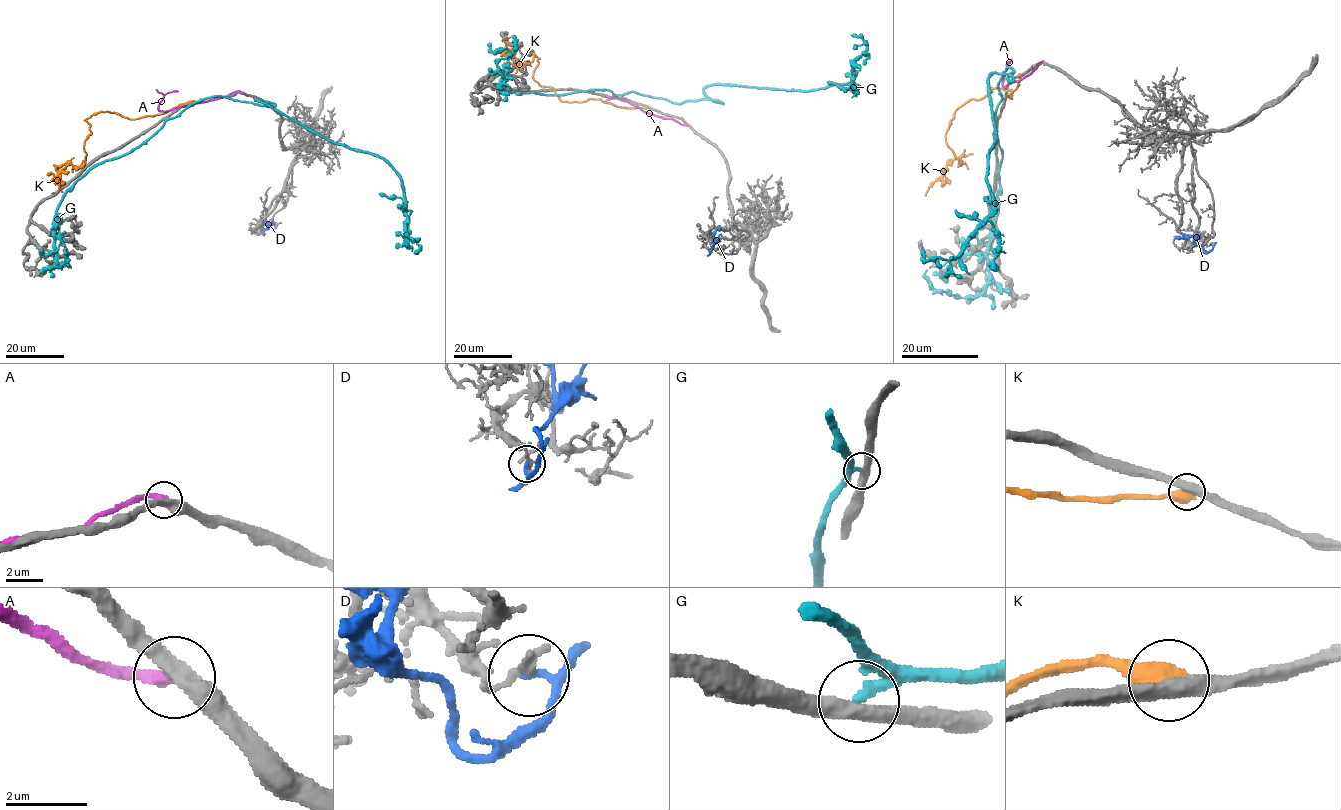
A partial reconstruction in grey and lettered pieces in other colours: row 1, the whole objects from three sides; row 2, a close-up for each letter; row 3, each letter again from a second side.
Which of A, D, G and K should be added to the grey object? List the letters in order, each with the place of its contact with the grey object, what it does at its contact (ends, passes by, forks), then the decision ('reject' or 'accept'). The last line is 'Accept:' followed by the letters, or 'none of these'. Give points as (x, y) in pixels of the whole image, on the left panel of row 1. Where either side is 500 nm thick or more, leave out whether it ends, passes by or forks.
A: contact (240, 91); it ends; reject
D: contact (261, 229); it passes by; reject
G: contact (164, 119); it ends; reject
K: contact (198, 102); reject
Accept: none of these

